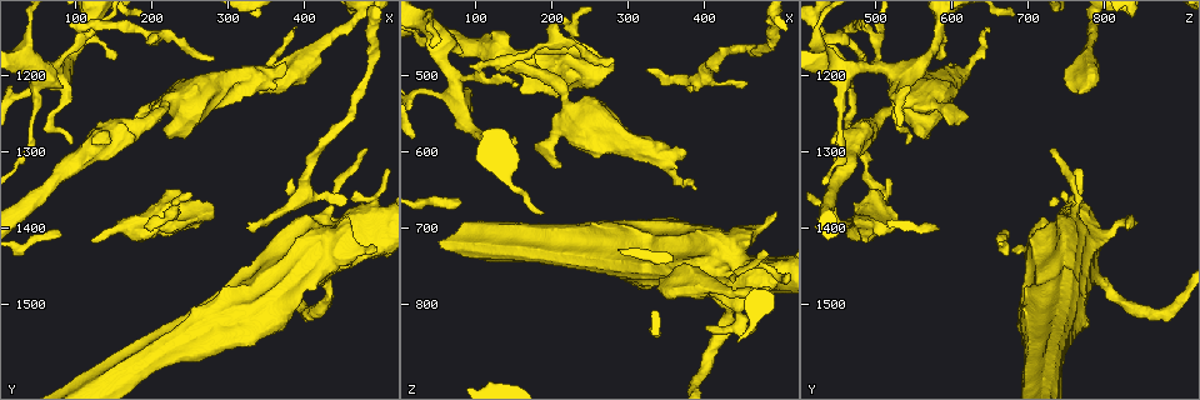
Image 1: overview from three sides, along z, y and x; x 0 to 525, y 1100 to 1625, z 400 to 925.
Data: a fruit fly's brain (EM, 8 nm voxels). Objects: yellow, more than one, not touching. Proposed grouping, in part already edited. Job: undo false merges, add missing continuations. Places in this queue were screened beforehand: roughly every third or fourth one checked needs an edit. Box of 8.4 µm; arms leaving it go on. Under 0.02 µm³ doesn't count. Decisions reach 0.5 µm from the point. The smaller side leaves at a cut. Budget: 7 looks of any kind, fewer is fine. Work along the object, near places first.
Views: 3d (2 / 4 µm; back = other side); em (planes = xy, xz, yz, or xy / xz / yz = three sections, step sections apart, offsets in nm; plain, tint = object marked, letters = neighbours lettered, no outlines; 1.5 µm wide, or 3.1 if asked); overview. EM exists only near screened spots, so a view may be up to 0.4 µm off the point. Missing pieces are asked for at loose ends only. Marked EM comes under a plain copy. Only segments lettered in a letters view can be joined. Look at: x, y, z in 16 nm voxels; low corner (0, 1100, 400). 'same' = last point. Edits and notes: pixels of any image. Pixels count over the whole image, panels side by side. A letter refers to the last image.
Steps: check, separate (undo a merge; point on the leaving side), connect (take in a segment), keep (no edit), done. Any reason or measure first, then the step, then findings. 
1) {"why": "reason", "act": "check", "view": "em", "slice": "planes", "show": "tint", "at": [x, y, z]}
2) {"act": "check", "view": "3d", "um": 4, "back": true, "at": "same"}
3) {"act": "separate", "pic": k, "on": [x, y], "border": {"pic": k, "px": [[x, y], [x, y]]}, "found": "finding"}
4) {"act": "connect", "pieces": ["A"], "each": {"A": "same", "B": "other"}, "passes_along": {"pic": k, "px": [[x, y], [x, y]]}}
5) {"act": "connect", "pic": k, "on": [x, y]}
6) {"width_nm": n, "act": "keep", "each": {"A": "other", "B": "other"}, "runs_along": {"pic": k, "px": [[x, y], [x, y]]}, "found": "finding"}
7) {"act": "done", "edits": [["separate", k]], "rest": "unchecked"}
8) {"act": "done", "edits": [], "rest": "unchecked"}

{"why": "two arms in line, one across", "act": "check", "view": "3d", "um": 4, "at": [105, 1155, 505]}

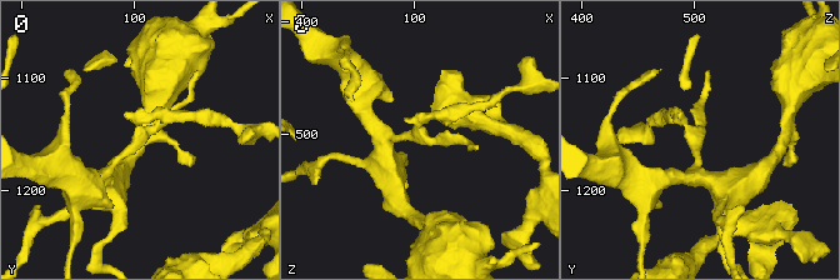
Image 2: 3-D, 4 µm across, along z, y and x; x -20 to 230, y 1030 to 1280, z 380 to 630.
{"arms": 3, "act": "check", "view": "em", "slice": "yz", "step": 8, "show": "tint", "at": [102, 1154, 502]}

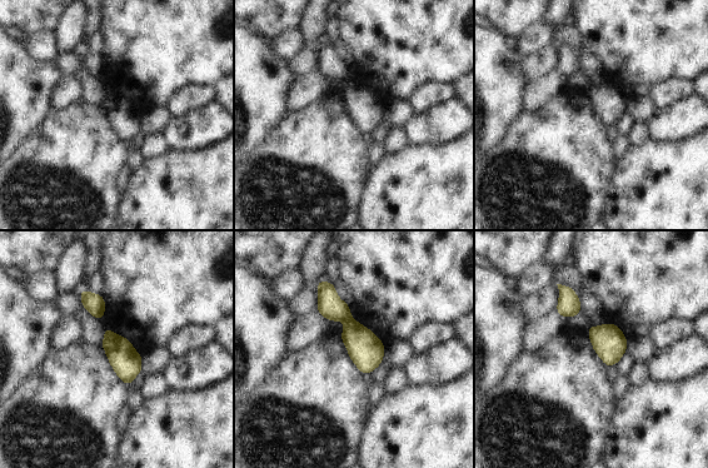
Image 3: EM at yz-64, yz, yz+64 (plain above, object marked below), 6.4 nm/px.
{"act": "check", "view": "em", "slice": "yz", "step": 8, "show": "letters", "at": "same"}

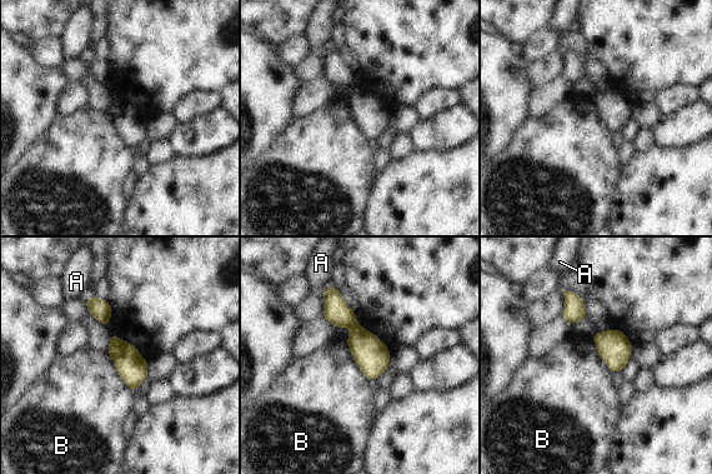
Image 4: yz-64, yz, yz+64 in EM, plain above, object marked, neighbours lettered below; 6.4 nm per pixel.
{"width_nm": 190, "act": "separate", "pic": 4, "on": [336, 313], "each": {"A": "other", "B": "other"}, "border": {"pic": 4, "px": [[356, 324], [350, 328]]}, "found": "two neurons meet here"}

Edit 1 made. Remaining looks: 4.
{"why": "branch stops here", "act": "check", "view": "em", "slice": "xz", "step": 4, "show": "letters", "at": [100, 1285, 540]}

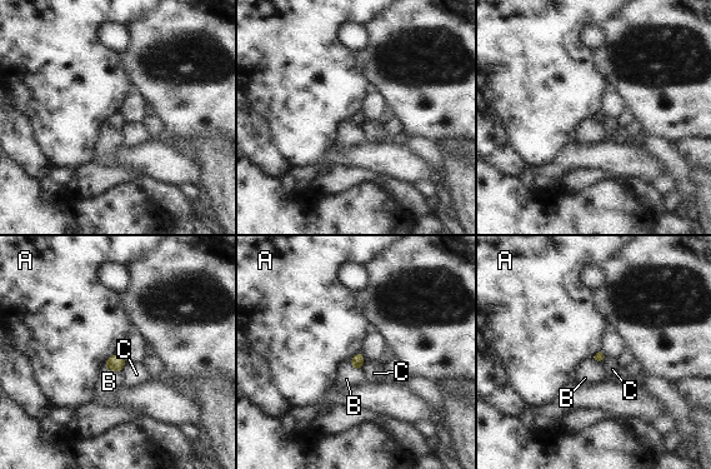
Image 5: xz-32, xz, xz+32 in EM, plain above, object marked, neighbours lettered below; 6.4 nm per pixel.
{"why": "cut it another way", "act": "check", "view": "em", "slice": "planes", "show": "letters", "at": "same"}

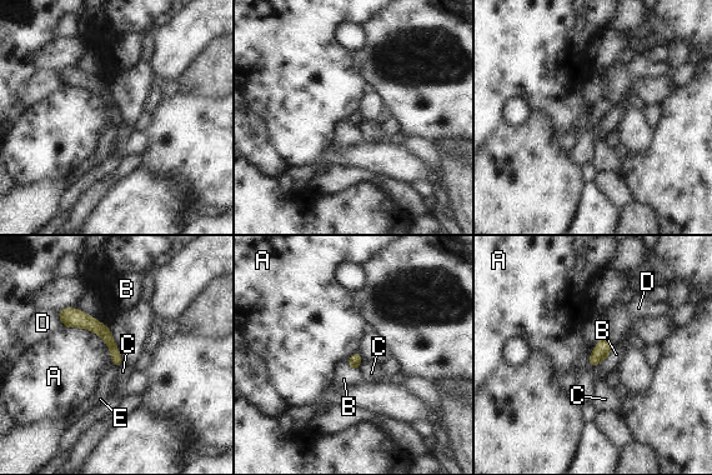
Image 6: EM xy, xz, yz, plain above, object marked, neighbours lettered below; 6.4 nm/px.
{"act": "keep", "each": {"A": "other", "B": "other", "C": "other", "D": "other", "E": "other"}, "border": {"pic": 6, "px": [[612, 338], [610, 353], [605, 359]]}, "found": "no lettered segment goes on from it"}

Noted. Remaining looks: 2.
{"why": "an open end", "act": "check", "view": "em", "slice": "planes", "show": "letters", "at": [280, 1385, 490]}

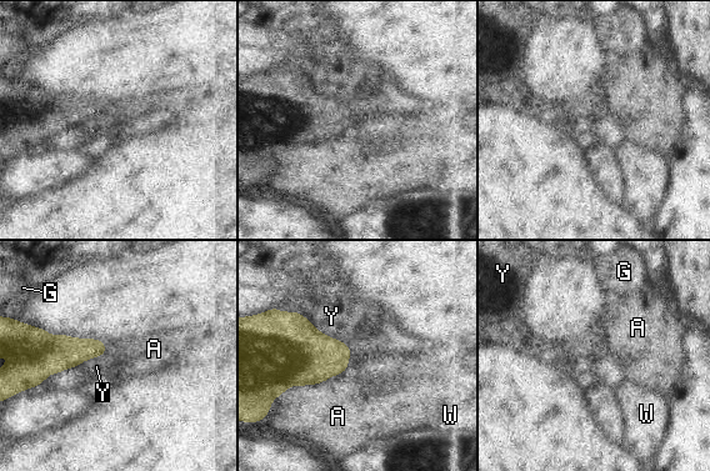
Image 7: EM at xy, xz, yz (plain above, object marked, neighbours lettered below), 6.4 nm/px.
{"longest_contact_nm": ["Y", 340], "act": "keep", "each": {"A": "other", "G": "other", "W": "other", "Y": "other"}, "border": {"pic": 7, "px": [[346, 367], [319, 382], [298, 386]]}, "found": "no lettered segment goes on from it"}

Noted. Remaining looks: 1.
{"act": "done", "edits": [["separate", 4]], "rest": "unchecked"}

